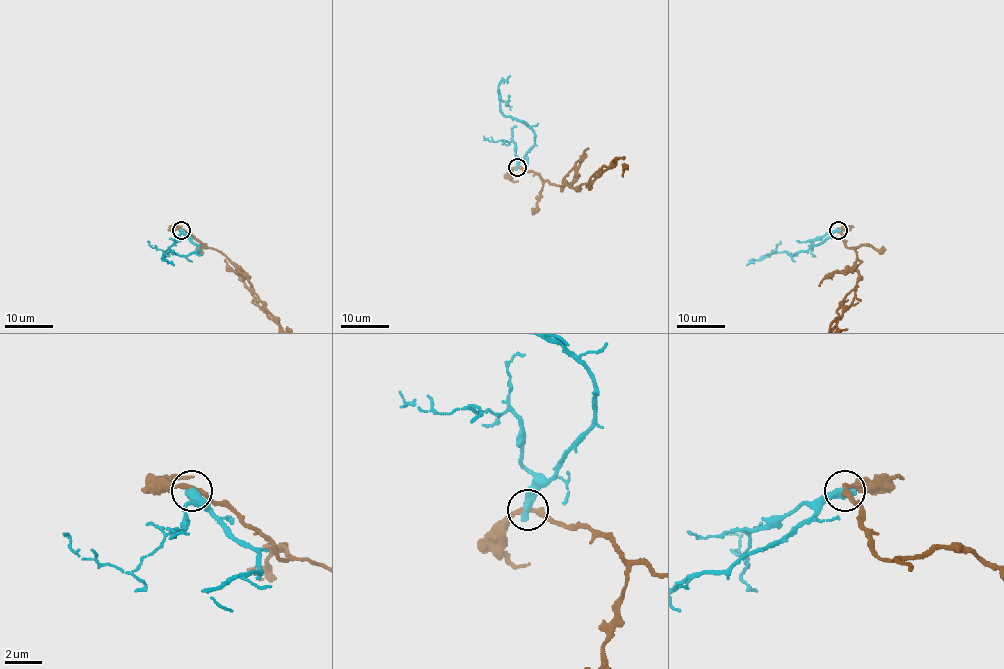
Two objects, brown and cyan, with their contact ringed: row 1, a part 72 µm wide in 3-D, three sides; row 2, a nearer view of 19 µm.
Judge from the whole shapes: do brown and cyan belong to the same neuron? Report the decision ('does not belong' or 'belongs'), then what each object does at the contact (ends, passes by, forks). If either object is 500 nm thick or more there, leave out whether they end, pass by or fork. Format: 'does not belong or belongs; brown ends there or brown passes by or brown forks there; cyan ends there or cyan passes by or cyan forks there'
does not belong

